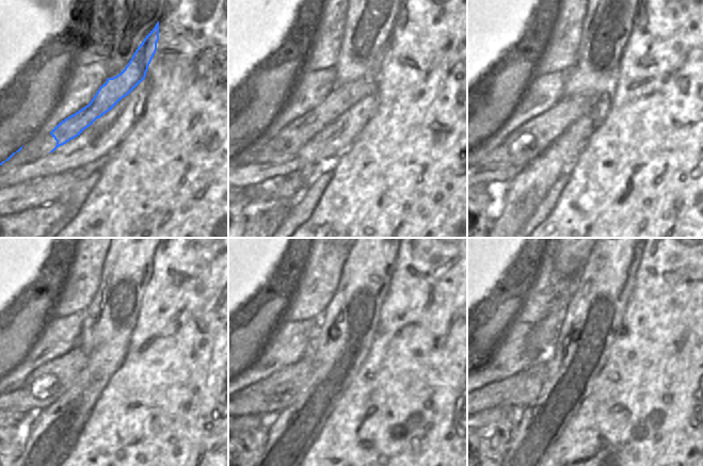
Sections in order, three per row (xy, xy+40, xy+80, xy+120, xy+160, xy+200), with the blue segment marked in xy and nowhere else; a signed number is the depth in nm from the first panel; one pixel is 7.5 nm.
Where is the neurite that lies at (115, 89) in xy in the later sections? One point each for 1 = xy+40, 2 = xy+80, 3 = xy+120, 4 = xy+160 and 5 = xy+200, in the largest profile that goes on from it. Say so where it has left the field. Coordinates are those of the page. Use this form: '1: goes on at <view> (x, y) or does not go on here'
1: goes on at xy+40 (280, 148)
2: goes on at xy+80 (527, 143)
3: goes on at xy+120 (46, 384)
4: goes on at xy+160 (280, 390)
5: goes on at xy+200 (521, 389)

